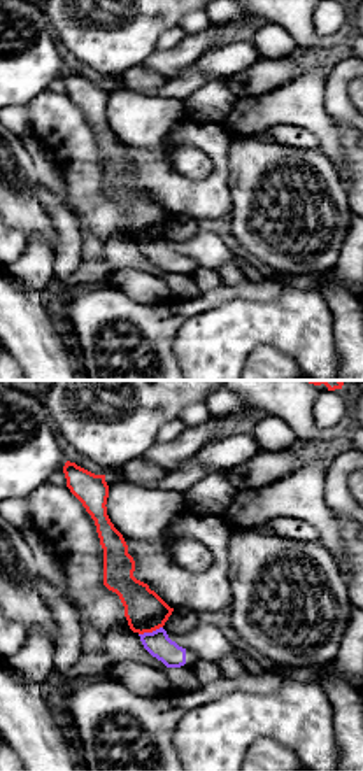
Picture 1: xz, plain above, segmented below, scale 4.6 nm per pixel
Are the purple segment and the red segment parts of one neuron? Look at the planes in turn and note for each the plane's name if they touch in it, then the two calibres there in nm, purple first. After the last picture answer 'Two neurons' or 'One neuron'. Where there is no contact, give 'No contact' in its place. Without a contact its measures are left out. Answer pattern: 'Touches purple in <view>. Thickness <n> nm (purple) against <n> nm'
Touches purple in xz. Thickness 120 nm (purple) against 190 nm

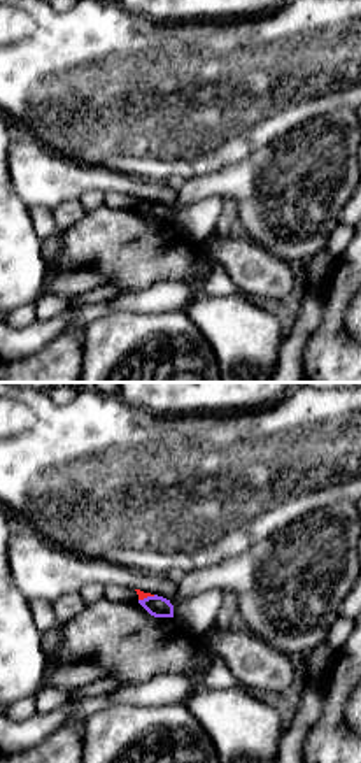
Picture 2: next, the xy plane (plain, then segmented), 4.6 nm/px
Touches purple in xy. Thickness 100 nm (purple) against 40 nm

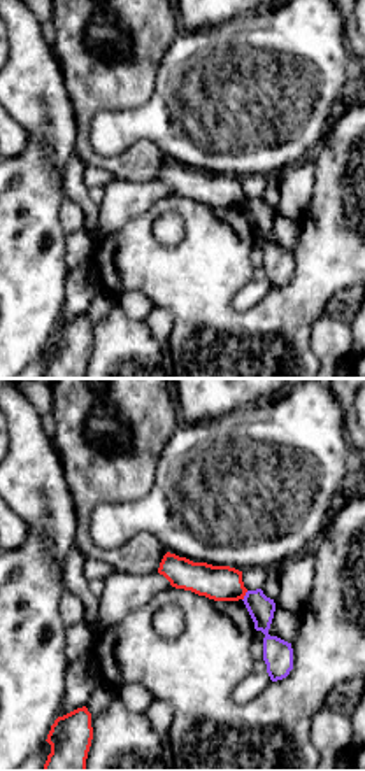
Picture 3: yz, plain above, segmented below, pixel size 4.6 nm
Touches purple in yz. Thickness 120 nm (purple) against 160 nm

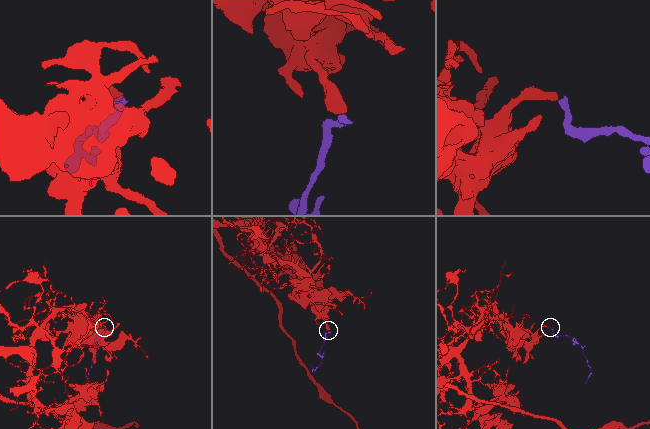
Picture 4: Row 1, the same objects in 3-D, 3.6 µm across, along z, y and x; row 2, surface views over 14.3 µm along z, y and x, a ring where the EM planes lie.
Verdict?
Two neurons

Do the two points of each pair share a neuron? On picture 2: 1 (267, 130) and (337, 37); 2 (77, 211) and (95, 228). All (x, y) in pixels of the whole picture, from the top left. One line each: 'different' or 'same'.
1: same
2: different

